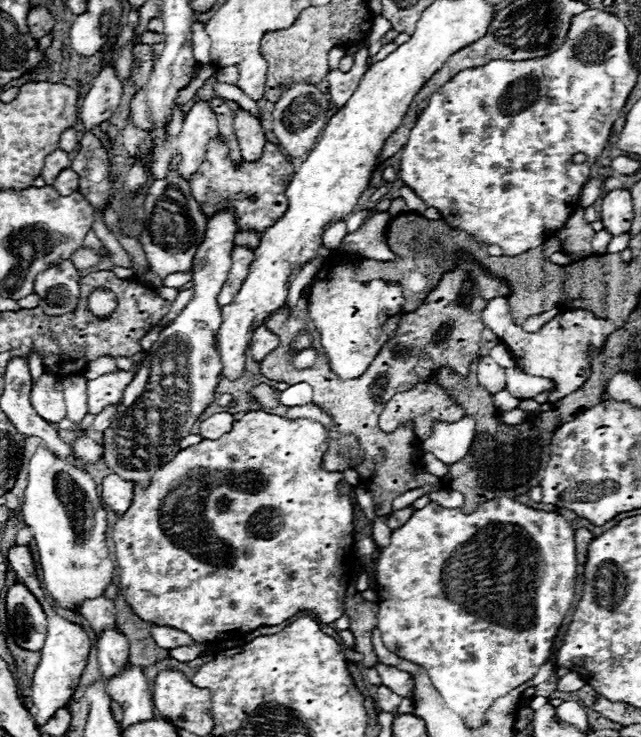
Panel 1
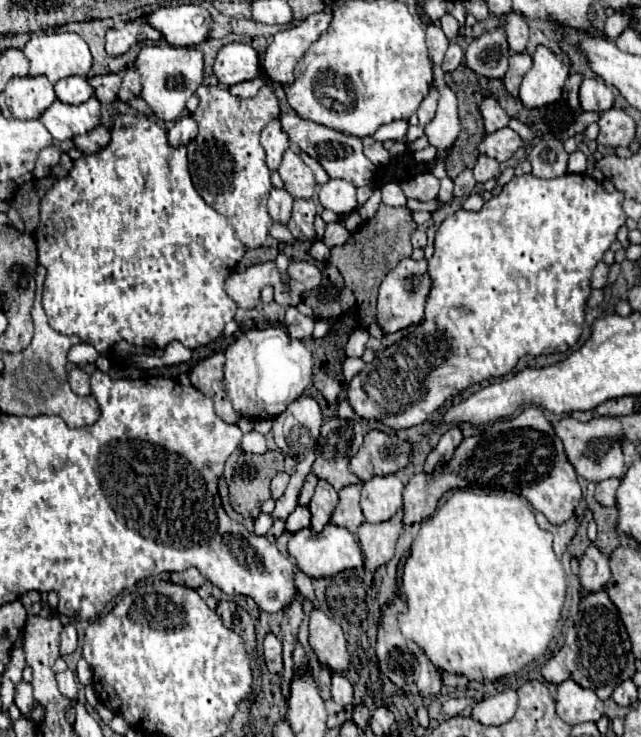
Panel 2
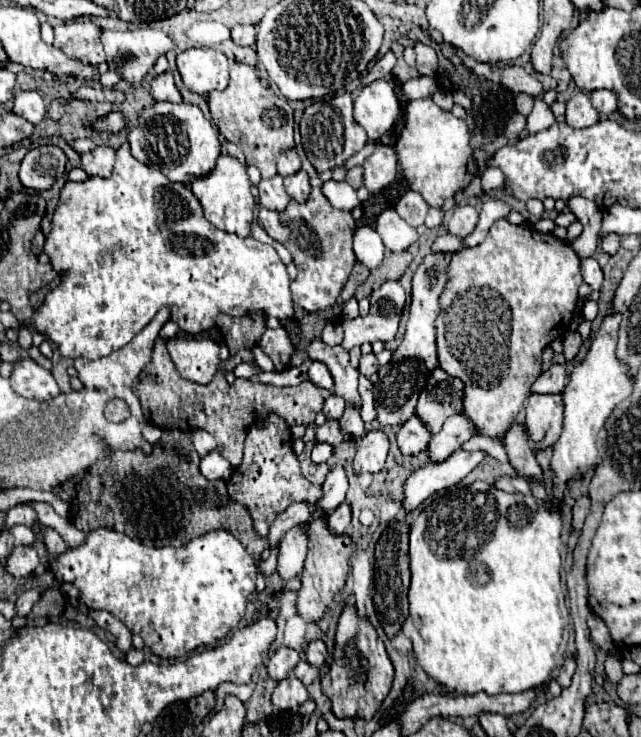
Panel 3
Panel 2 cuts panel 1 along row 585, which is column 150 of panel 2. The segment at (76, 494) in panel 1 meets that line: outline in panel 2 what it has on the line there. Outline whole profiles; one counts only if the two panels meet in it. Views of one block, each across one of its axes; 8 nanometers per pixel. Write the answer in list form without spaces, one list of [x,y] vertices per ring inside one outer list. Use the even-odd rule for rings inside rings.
[[[148,44],[140,50],[136,58],[136,70],[142,82],[142,98],[152,108],[154,116],[160,120],[176,120],[186,108],[186,100],[196,92],[204,78],[202,52],[198,48],[178,48],[178,46],[158,46]]]

